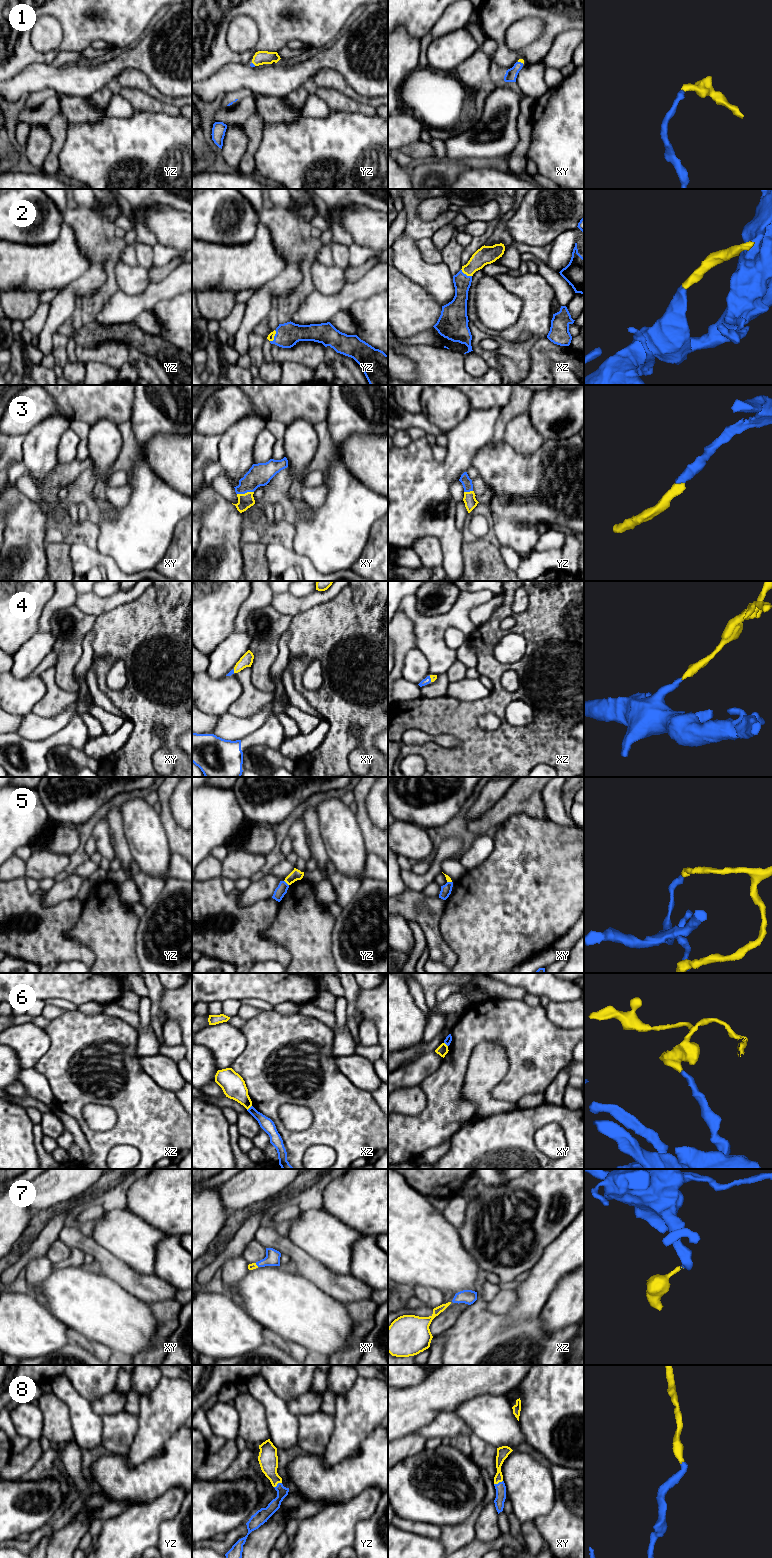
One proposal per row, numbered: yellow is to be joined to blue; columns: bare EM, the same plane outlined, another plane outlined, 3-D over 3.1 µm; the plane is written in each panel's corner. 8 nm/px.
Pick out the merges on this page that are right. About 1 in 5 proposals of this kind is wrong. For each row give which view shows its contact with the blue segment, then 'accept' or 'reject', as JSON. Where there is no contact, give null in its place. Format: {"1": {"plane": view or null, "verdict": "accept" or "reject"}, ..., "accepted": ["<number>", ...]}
{"1": {"plane": "xy", "verdict": "accept"}, "2": {"plane": "xz", "verdict": "accept"}, "3": {"plane": "xy", "verdict": "accept"}, "4": {"plane": "xz", "verdict": "accept"}, "5": {"plane": "yz", "verdict": "reject"}, "6": {"plane": "xz", "verdict": "reject"}, "7": {"plane": "xy", "verdict": "accept"}, "8": {"plane": "yz", "verdict": "accept"}, "accepted": ["1", "2", "3", "4", "7", "8"]}

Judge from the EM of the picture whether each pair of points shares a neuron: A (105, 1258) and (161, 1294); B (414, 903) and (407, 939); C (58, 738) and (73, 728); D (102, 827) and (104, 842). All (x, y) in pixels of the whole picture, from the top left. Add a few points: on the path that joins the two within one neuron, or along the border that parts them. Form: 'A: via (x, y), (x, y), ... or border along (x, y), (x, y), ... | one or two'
A: via (119, 1271), (134, 1283), (147, 1288) | one
B: border along (398, 913), (407, 920) | two
C: via (62, 737), (69, 732) | one
D: via (102, 831), (103, 838) | one

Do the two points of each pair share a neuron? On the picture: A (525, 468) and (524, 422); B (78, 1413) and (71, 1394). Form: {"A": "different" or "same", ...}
{"A": "different", "B": "same"}

